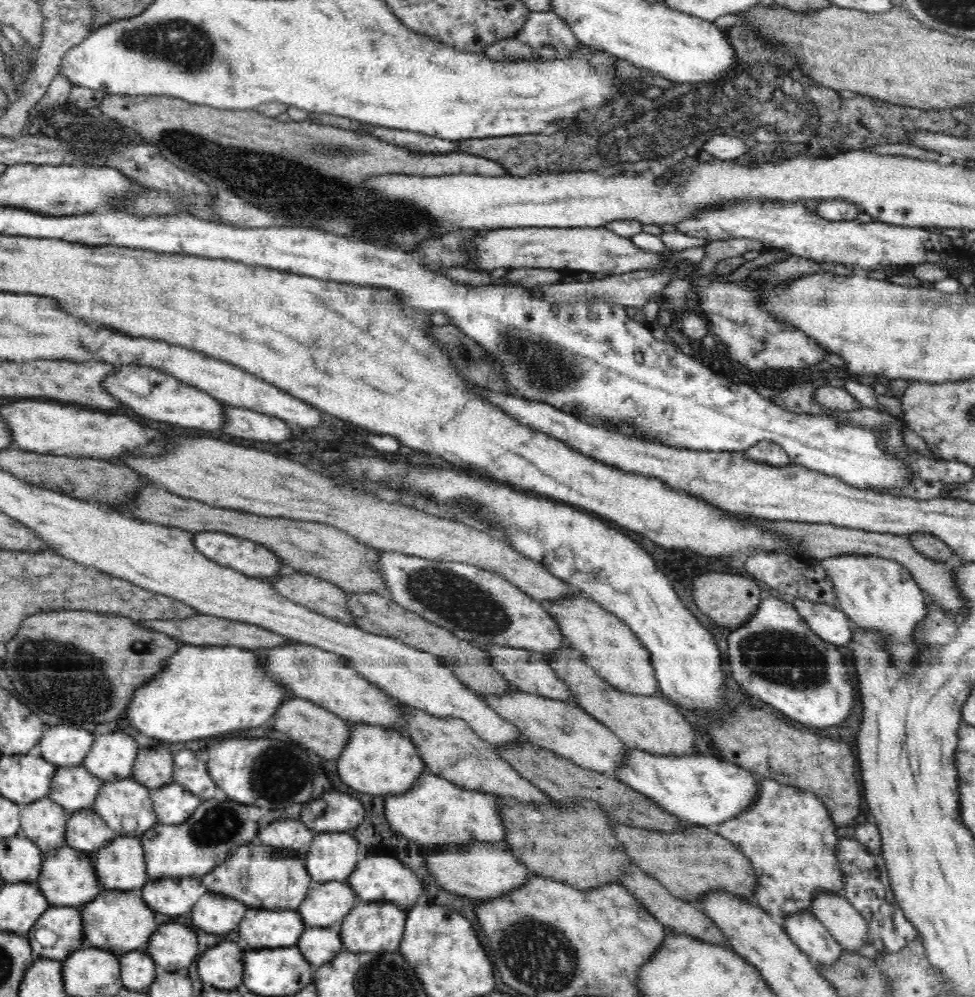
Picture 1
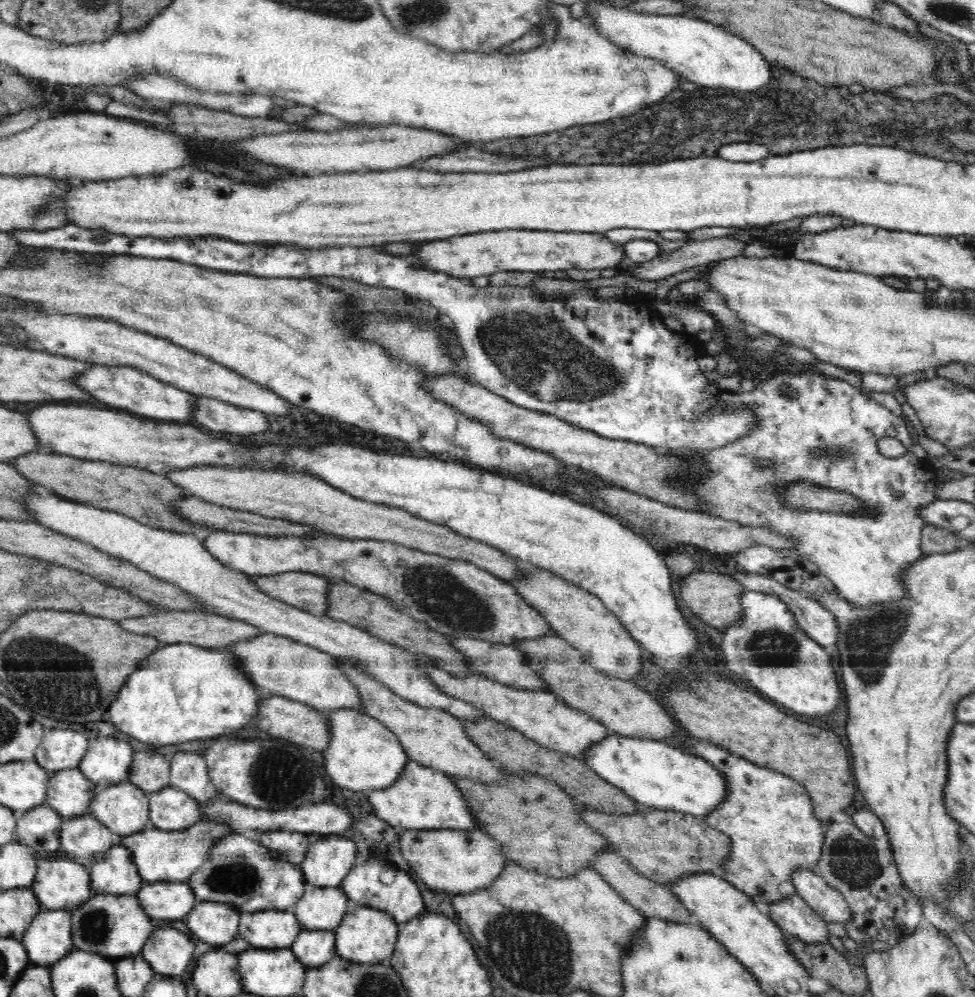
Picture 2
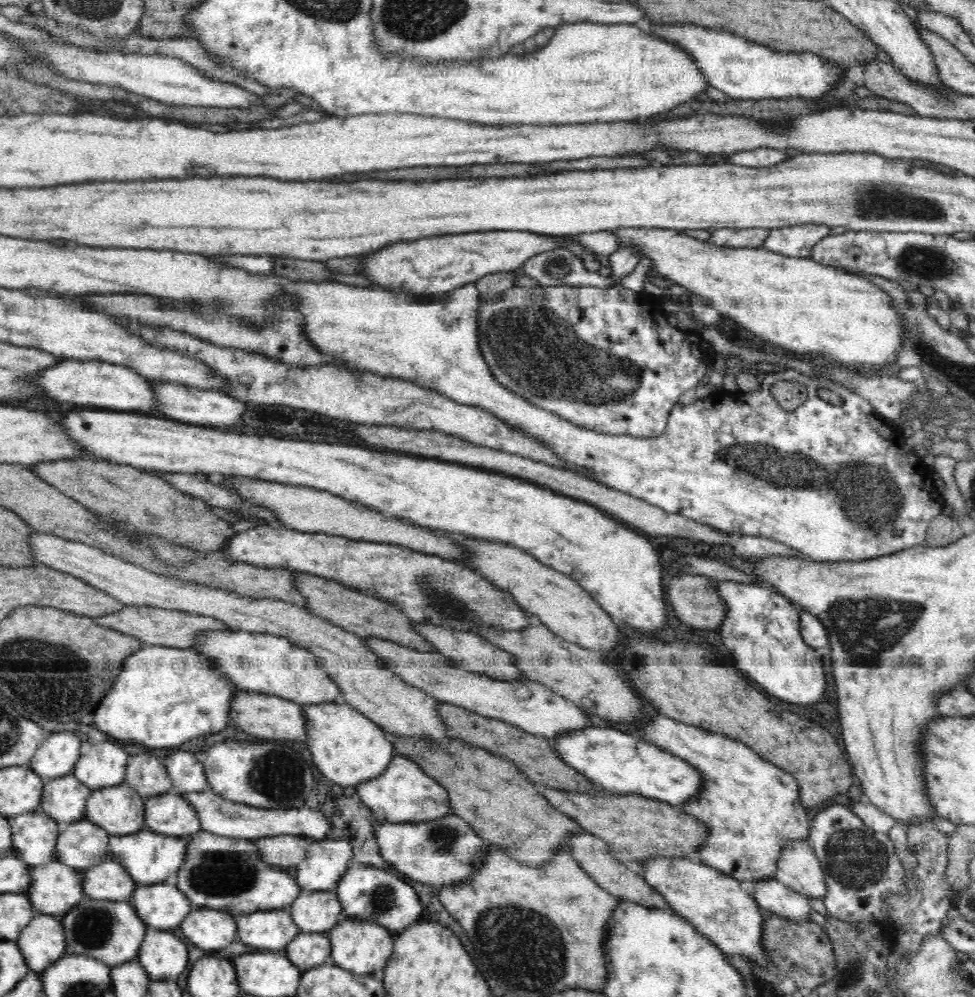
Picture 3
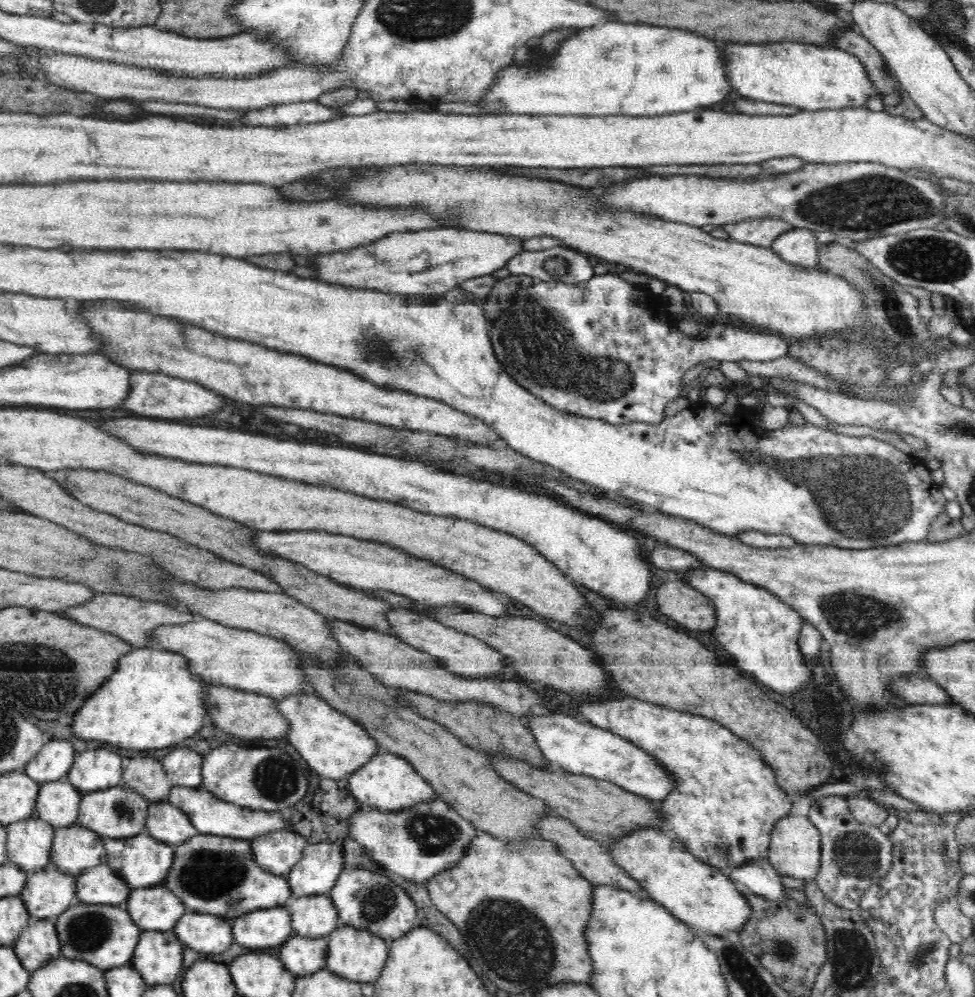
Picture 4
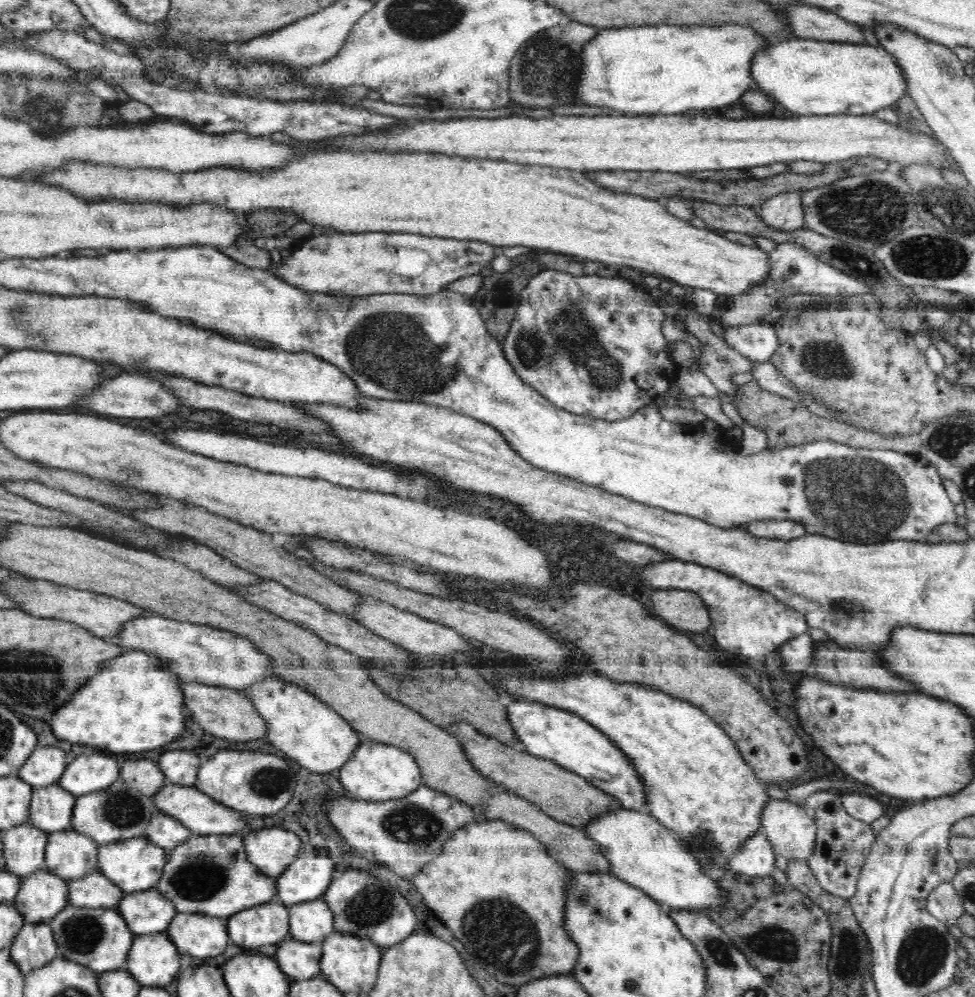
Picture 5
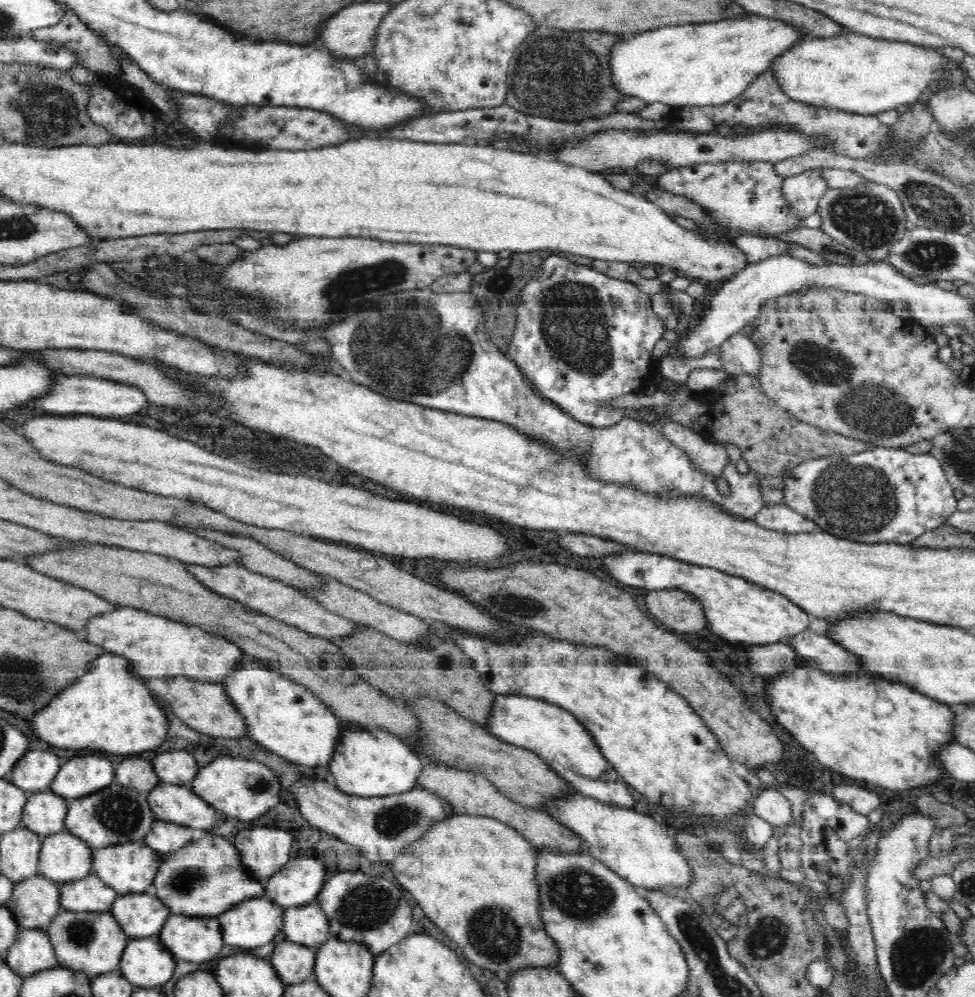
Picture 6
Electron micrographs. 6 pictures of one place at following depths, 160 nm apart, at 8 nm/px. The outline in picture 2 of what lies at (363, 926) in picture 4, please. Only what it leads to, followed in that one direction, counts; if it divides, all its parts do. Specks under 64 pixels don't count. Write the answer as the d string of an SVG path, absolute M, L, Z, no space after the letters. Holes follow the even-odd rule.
M378 859L364 861L362 865L356 865L350 869L340 887L348 897L351 907L370 907L384 911L397 923L408 922L426 909L416 881L409 873L402 872L390 862L386 864Z

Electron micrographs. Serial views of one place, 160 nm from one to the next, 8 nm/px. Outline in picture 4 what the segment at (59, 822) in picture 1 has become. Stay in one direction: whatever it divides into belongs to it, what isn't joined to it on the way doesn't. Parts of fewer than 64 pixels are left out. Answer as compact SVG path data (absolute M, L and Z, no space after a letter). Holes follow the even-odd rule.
M33 816L5 827L10 862L26 872L44 868L51 863L50 856L55 828L48 822Z

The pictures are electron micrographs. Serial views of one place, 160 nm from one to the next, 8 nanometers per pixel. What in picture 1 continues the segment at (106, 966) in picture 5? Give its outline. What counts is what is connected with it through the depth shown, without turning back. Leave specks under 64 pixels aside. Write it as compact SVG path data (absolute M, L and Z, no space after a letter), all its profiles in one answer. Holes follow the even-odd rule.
M104 892L98 894L81 910L84 922L84 940L96 948L121 955L128 951L144 949L158 924L154 912L141 896L132 892Z

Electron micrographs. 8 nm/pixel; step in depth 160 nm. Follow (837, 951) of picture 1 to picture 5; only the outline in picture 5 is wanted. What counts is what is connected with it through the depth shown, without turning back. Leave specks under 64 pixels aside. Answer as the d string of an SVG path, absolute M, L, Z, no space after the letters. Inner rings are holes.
M762 829L756 831L752 838L748 838L736 854L728 858L728 862L722 865L724 870L731 870L738 874L747 874L748 876L759 876L766 878L774 870L776 854L766 838Z

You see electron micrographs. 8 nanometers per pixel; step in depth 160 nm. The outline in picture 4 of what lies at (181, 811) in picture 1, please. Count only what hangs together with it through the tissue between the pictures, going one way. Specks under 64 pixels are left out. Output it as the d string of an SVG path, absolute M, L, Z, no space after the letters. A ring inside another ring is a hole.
M170 801L150 802L145 834L175 846L198 833L188 816Z

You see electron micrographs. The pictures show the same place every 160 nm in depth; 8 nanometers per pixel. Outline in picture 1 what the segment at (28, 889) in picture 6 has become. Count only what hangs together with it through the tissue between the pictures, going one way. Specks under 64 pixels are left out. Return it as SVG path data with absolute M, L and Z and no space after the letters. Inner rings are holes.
M68 846L58 847L45 854L40 878L36 883L49 904L58 904L58 906L78 906L78 904L92 902L102 891L98 884L92 856L86 856L86 853Z

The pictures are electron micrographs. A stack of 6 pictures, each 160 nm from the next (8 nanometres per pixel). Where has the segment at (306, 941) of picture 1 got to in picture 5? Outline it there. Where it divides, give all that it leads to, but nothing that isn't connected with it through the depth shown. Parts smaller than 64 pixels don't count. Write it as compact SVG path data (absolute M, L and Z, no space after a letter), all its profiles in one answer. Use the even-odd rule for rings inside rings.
M288 940L278 948L276 962L288 978L310 980L321 975L320 961L323 954L323 941L314 944Z

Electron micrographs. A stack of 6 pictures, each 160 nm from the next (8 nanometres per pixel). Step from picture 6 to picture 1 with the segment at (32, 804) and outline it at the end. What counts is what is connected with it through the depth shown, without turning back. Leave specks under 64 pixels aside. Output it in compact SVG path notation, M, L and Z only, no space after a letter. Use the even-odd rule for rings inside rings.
M83 764L57 767L48 797L70 814L91 808L103 783L102 779L94 776Z

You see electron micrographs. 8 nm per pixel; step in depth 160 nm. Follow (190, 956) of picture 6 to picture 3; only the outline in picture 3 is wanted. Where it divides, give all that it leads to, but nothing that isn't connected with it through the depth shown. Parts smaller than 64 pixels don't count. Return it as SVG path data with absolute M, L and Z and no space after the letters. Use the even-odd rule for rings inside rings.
M193 908L181 924L184 940L198 948L220 950L237 940L237 922L222 911Z

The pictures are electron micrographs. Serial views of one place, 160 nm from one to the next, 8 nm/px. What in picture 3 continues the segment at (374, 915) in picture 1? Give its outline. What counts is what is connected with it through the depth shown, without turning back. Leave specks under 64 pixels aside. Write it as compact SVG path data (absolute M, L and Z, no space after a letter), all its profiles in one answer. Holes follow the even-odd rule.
M343 918L328 935L332 943L330 962L357 975L384 969L393 953L395 935L380 924L364 919Z

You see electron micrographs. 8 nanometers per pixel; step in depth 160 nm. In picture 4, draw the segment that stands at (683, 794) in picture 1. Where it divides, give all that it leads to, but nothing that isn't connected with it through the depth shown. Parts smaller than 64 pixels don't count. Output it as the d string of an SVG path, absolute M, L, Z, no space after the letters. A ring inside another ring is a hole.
M534 713L524 718L544 758L562 770L614 783L626 791L649 801L665 801L674 788L674 775L656 763L648 752L621 738L608 729L594 724L583 724L572 715L560 713Z

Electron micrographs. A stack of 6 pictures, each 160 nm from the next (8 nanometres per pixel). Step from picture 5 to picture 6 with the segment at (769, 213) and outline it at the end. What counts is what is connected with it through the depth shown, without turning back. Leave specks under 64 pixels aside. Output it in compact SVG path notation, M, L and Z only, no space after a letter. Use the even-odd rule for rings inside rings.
M819 169L804 170L800 174L786 177L781 186L788 207L798 219L805 219L818 210L822 196L829 190L827 182L821 177Z

